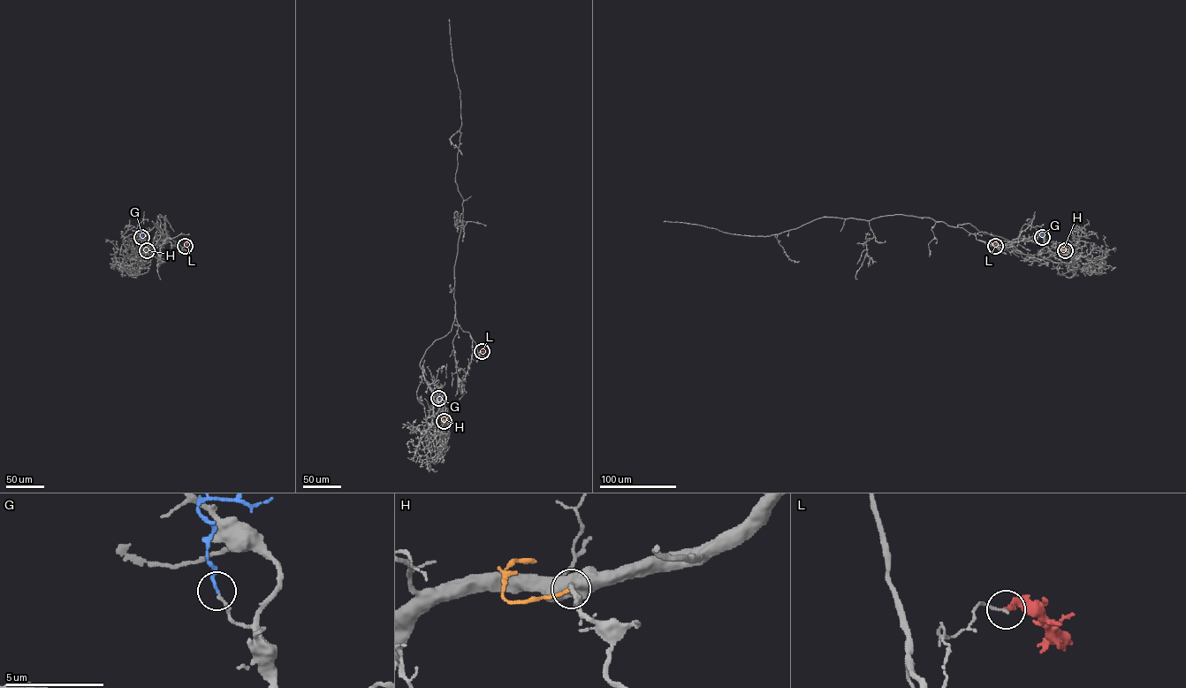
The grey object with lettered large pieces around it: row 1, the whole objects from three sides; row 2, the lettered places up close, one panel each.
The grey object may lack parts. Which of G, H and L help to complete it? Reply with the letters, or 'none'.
G

